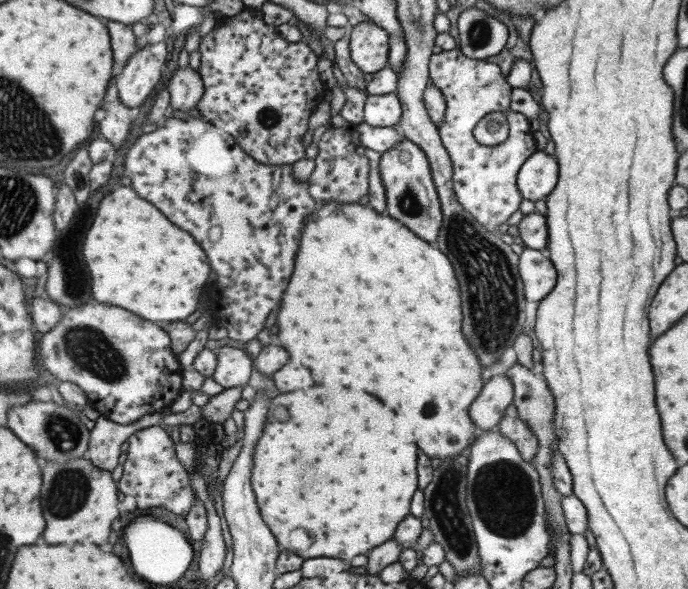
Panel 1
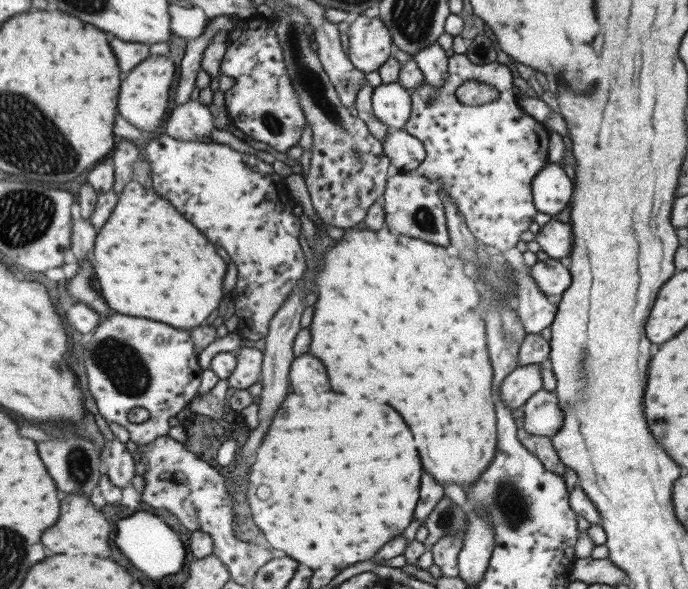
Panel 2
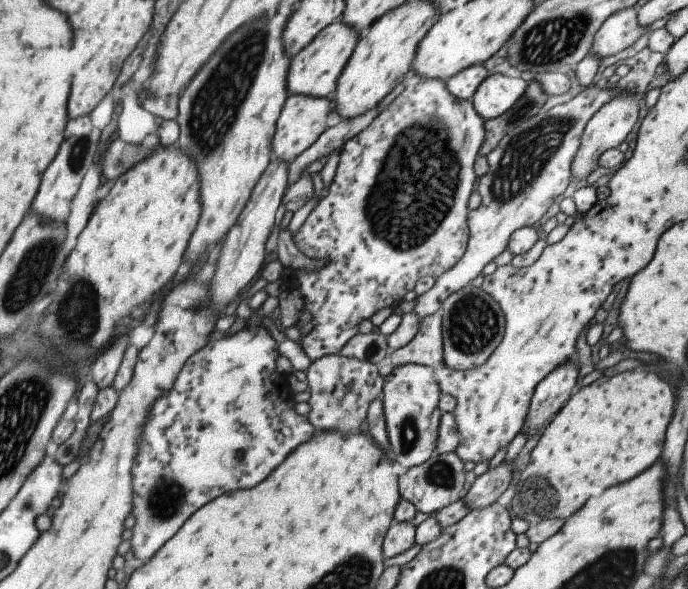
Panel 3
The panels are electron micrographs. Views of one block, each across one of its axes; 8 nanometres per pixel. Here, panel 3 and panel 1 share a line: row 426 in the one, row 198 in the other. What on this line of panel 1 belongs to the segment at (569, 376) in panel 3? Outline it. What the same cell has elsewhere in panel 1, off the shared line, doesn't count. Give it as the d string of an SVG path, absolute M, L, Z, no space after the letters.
M536 151L523 161L517 171L517 189L525 200L543 200L555 188L557 178L558 166L553 156Z

